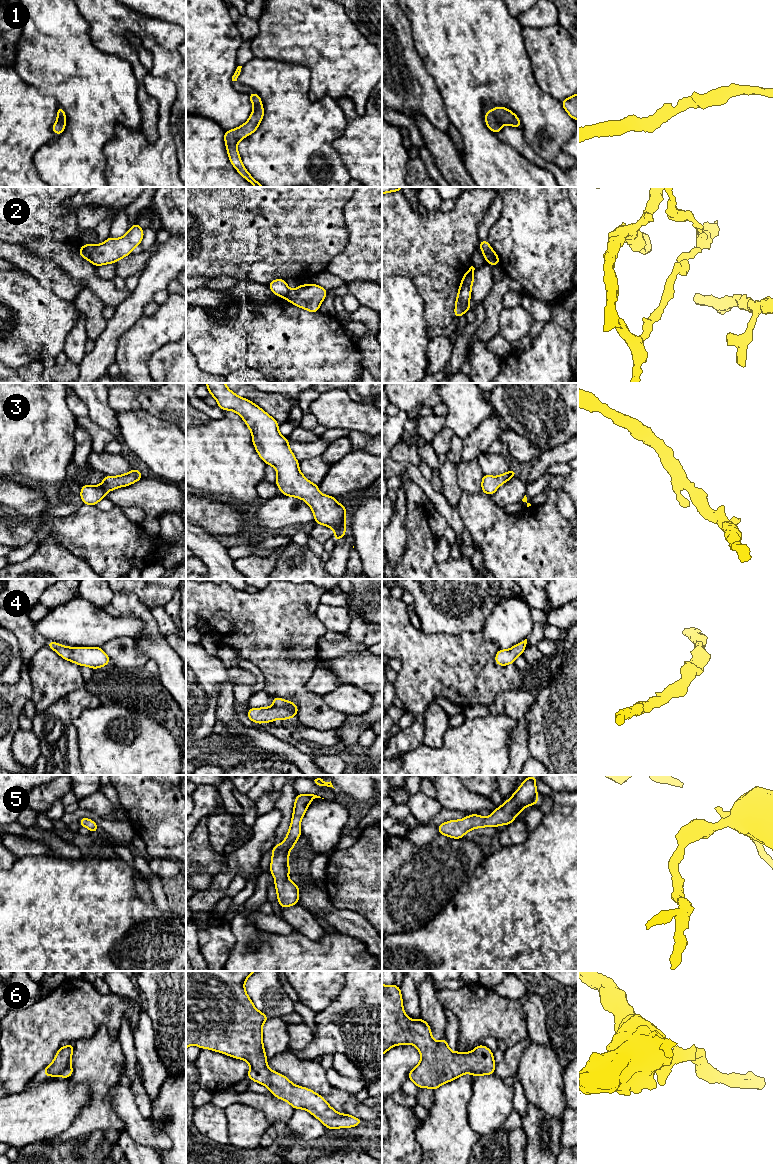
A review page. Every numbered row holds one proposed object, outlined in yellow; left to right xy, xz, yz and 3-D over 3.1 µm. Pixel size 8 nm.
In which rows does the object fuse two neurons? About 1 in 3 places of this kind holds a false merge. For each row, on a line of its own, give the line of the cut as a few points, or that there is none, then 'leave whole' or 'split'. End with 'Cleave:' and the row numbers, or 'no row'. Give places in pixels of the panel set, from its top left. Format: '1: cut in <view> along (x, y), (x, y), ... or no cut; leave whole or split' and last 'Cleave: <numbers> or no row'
1: no cut; leave whole
2: cut in xy along (95, 246), (88, 259); split
3: no cut; leave whole
4: no cut; leave whole
5: no cut; leave whole
6: no cut; leave whole
Cleave: 2

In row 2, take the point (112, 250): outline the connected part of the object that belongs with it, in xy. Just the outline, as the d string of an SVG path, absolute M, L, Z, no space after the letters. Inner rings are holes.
M135 223L121 238L108 237L102 244L97 244L92 251L89 261L96 267L113 263L132 253L140 245L144 237L142 227Z

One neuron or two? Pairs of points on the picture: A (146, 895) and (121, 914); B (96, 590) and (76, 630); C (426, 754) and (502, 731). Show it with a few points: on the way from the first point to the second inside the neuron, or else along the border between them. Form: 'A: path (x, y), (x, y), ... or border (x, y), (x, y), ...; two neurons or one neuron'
A: border (137, 876), (137, 895), (144, 902), (155, 905); two neurons
B: border (79, 595), (102, 610); two neurons
C: path (445, 754), (471, 754), (483, 742); one neuron

